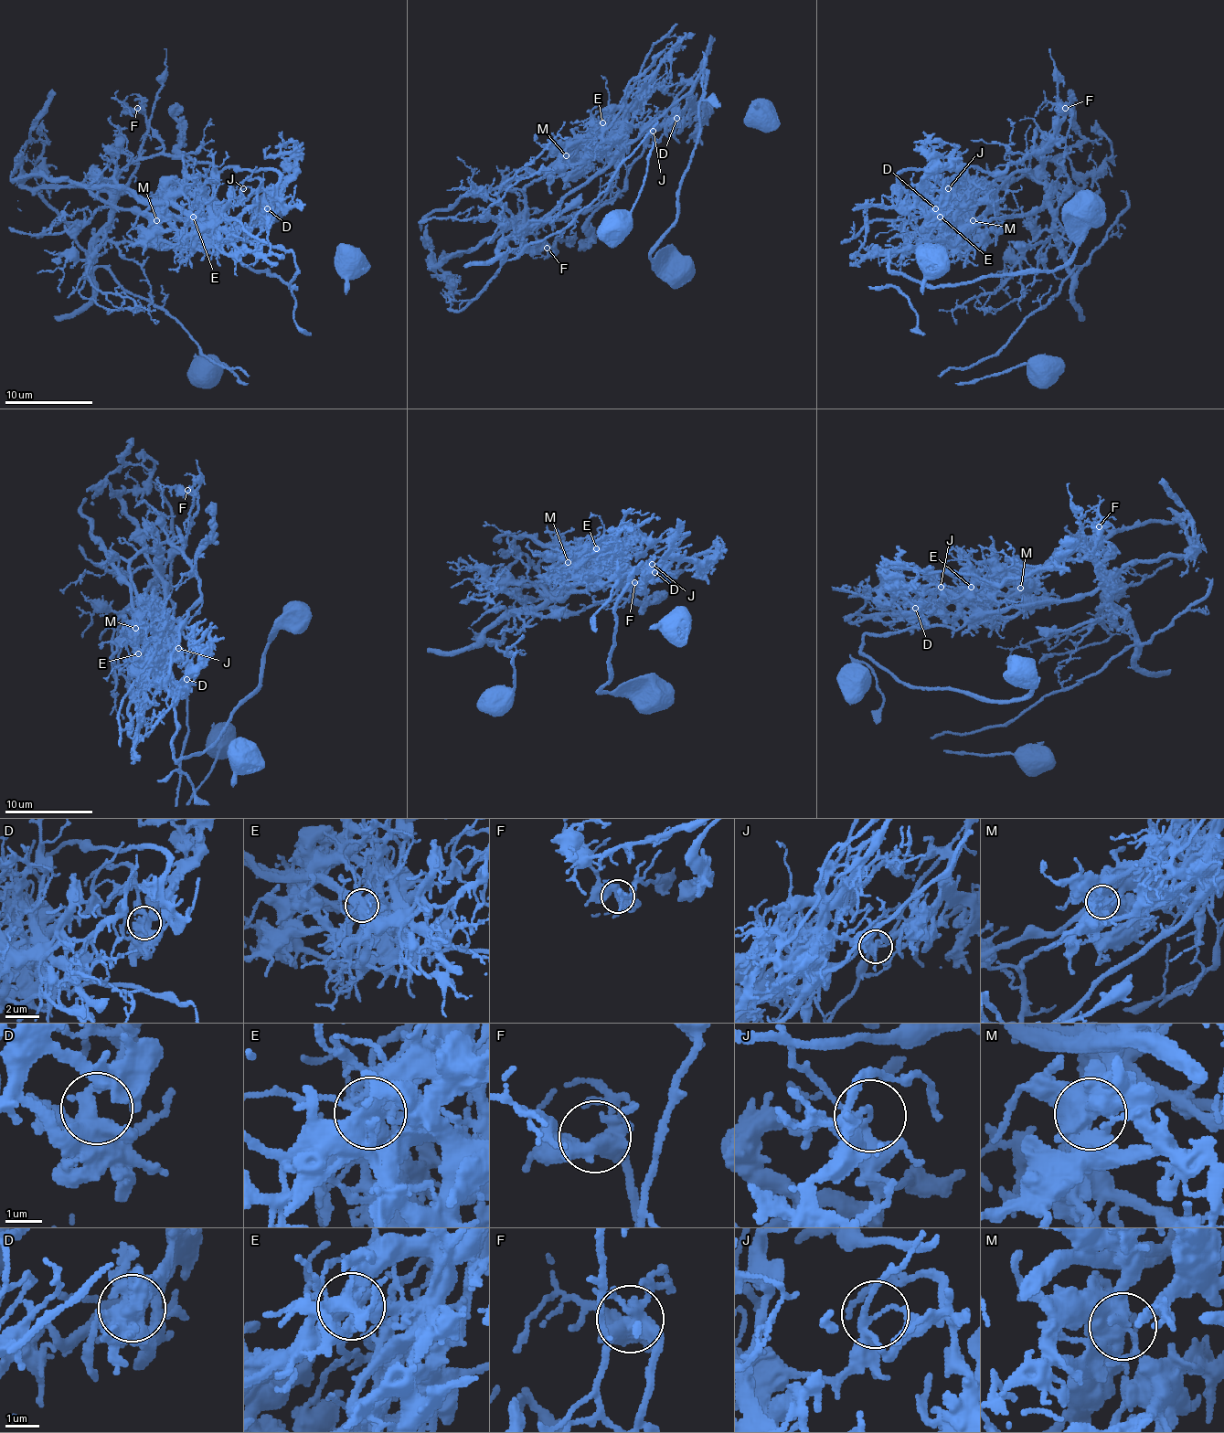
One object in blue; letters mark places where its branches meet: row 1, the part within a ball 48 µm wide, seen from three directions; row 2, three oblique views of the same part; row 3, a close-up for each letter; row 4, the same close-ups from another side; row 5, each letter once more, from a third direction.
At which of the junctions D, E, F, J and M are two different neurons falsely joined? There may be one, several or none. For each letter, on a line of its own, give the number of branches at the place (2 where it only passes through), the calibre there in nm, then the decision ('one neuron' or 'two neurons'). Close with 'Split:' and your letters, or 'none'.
D: 4 | 480 nm | one neuron
E: 8 | 460 nm | two neurons
F: 5 | 460 nm | one neuron
J: 4 | 190 nm | two neurons
M: 8 | 500 nm | two neurons
Split: E, J, M

